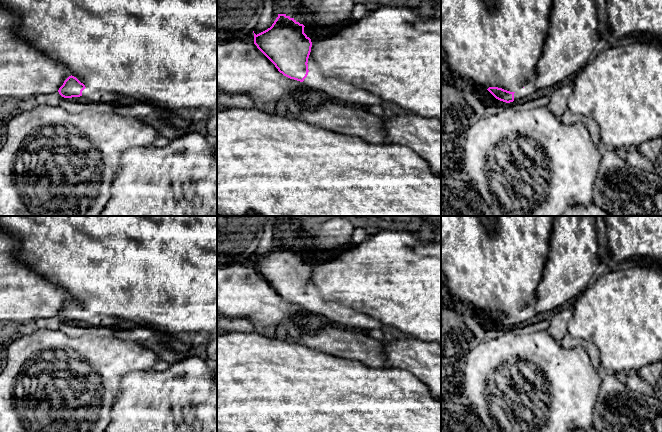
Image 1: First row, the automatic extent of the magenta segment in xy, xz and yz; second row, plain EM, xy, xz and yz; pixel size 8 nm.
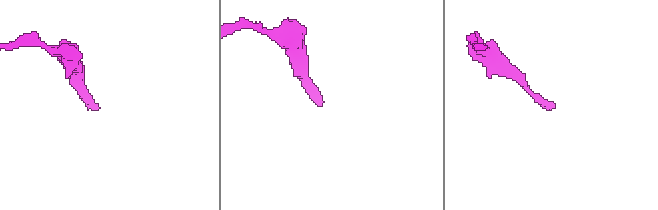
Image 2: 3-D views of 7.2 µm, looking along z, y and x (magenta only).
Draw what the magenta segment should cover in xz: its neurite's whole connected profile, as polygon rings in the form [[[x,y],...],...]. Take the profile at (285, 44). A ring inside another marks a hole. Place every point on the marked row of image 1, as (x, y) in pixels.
[[[286,14],[278,17],[267,30],[255,34],[254,44],[284,76],[325,93],[330,99],[366,108],[381,105],[382,100],[369,91],[354,88],[336,78],[315,75],[308,70],[311,39],[304,33],[304,25]]]

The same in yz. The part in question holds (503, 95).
[[[533,83],[526,84],[522,89],[516,92],[510,92],[498,87],[489,87],[487,89],[496,99],[510,103],[513,101],[517,101],[523,97],[527,97],[531,95],[535,90],[536,87]]]

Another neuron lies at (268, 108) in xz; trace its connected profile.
[[[255,102],[255,105],[258,110],[261,110],[263,112],[267,112],[270,114],[277,114],[278,112],[277,107],[271,104],[263,104],[261,102]]]

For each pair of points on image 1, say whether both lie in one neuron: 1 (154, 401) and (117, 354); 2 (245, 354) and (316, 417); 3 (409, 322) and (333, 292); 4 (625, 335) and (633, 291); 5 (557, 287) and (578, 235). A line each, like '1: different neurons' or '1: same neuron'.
1: different neurons
2: same neuron
3: same neuron
4: same neuron
5: same neuron

